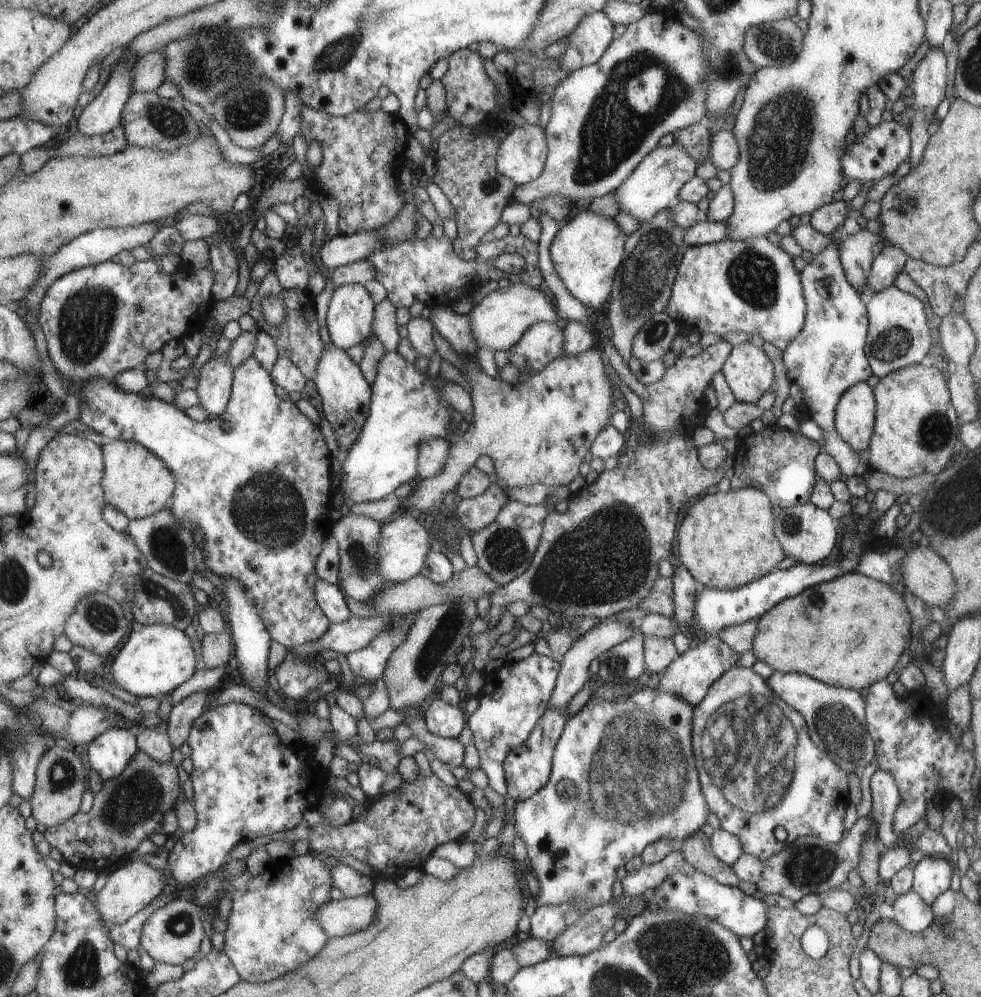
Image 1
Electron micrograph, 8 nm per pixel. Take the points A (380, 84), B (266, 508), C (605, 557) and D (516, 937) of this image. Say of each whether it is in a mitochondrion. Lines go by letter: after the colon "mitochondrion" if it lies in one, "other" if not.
A: other
B: mitochondrion
C: mitochondrion
D: other

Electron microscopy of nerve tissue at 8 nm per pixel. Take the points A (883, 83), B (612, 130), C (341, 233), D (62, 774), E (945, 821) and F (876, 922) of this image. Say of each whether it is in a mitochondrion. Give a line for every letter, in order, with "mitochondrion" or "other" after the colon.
A: other
B: mitochondrion
C: other
D: mitochondrion
E: other
F: other

